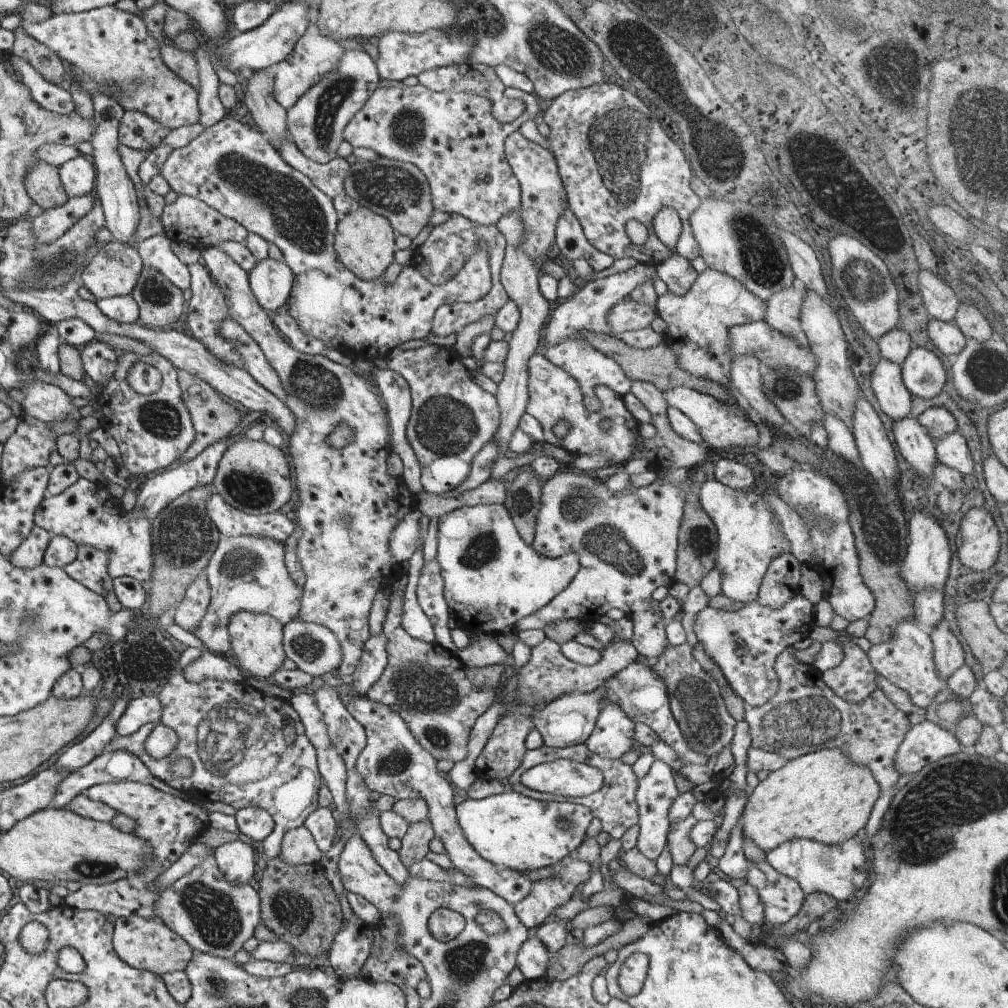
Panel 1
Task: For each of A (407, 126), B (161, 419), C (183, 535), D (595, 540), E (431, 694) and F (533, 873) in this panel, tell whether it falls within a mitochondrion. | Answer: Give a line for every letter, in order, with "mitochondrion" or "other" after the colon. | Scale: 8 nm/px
A: mitochondrion
B: mitochondrion
C: mitochondrion
D: mitochondrion
E: mitochondrion
F: other

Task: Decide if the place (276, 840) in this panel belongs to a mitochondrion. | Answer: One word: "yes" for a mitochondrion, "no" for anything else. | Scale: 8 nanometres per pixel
no

